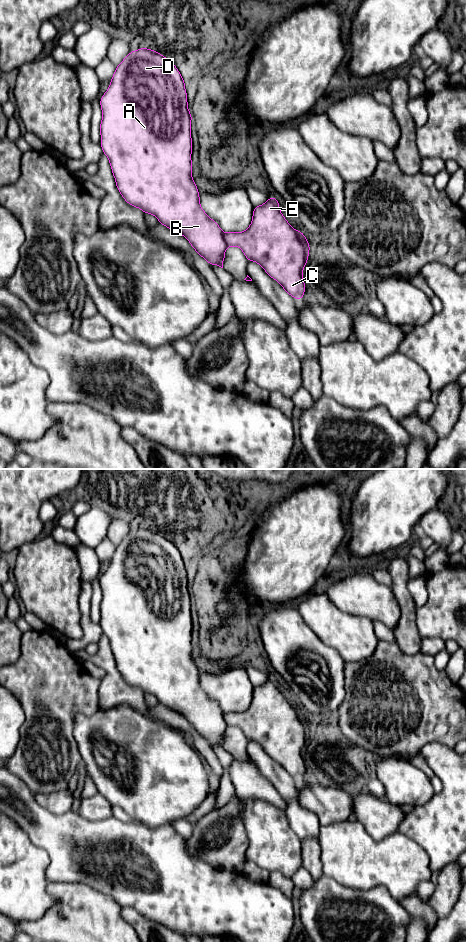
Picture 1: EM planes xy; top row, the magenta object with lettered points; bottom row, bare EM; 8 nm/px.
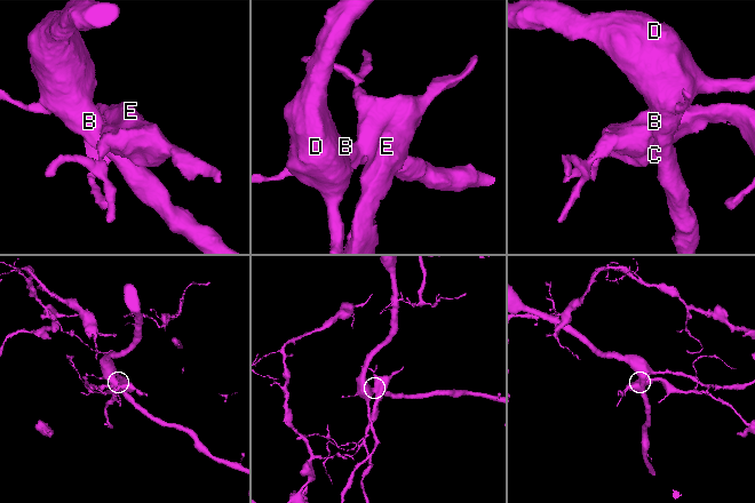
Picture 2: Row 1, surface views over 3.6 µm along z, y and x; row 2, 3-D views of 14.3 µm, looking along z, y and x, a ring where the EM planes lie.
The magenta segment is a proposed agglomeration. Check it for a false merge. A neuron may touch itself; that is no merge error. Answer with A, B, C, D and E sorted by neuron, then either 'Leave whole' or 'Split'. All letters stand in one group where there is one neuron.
Groups: A B D / C E. Split

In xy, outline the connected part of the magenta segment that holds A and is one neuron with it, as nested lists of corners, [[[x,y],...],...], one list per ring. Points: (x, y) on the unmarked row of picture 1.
[[[148,528],[131,530],[116,546],[111,563],[100,579],[100,586],[100,625],[124,680],[143,693],[154,695],[160,704],[186,717],[210,745],[223,748],[227,729],[224,712],[201,688],[198,668],[192,658],[192,595],[188,590],[185,561],[177,547],[157,531]]]

